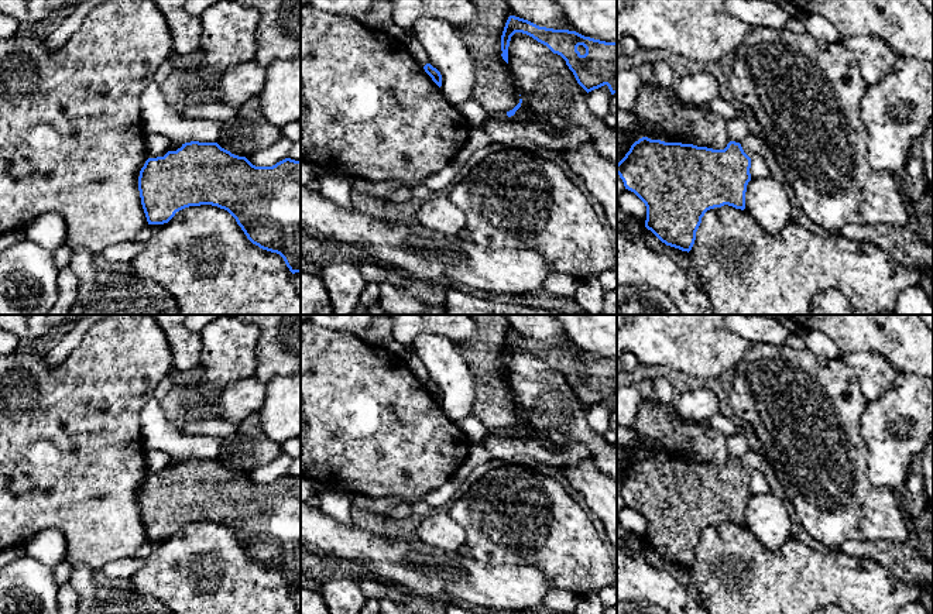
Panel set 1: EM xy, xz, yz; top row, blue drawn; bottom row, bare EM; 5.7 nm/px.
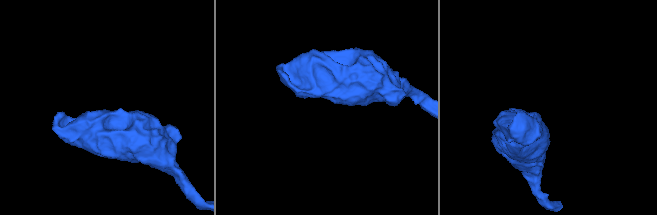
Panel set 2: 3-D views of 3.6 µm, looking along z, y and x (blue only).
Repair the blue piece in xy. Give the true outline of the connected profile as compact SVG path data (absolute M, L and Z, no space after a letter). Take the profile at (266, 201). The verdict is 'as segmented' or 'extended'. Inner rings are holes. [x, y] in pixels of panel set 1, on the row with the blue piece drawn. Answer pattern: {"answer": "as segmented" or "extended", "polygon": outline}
{"answer": "as segmented", "polygon": "M191 141L164 157L148 158L138 191L148 224L168 223L189 206L217 206L236 219L253 244L279 254L292 274L301 272L301 161L285 158L272 167L255 167L217 143Z"}

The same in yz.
{"answer": "as segmented", "polygon": "M642 137L617 164L617 174L625 189L645 203L645 227L666 246L689 253L707 210L724 205L745 209L745 192L751 181L750 168L751 158L735 141L730 141L724 150L713 150Z"}

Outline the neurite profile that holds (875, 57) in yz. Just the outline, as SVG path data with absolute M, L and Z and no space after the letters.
M844 37L838 44L855 55L868 86L891 72L899 56L888 42L878 37Z

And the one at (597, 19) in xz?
M617 0L556 1L576 32L606 42L617 42Z

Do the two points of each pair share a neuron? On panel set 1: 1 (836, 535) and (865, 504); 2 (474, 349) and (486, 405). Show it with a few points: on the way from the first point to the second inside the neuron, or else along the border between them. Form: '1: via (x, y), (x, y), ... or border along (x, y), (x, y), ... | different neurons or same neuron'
1: via (841, 528), (858, 511) | same neuron
2: via (484, 363), (486, 391) | same neuron

